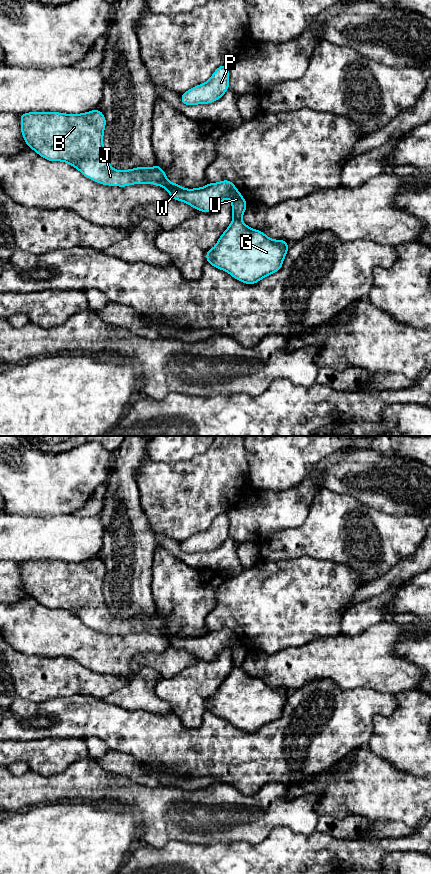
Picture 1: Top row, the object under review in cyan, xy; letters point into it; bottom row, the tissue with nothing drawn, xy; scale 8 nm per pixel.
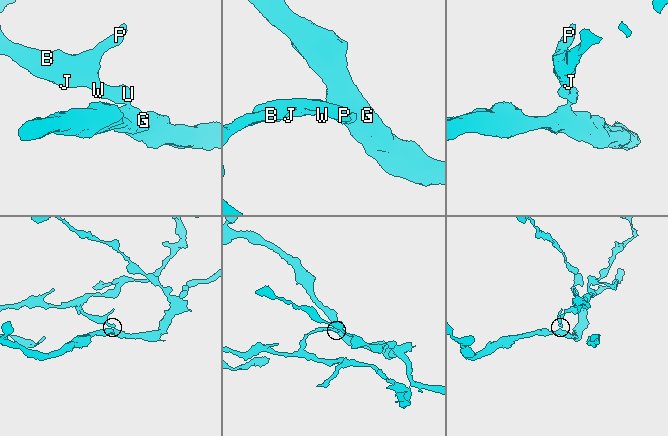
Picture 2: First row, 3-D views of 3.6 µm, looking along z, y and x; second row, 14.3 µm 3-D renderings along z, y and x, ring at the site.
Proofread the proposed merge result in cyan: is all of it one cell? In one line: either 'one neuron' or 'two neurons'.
two neurons

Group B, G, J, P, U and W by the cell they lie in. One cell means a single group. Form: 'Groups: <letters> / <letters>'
Groups: B J P U W / G

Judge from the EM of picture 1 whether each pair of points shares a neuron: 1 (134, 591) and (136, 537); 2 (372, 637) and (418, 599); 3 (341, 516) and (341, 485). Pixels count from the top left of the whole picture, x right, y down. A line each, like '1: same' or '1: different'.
1: same
2: different
3: different

